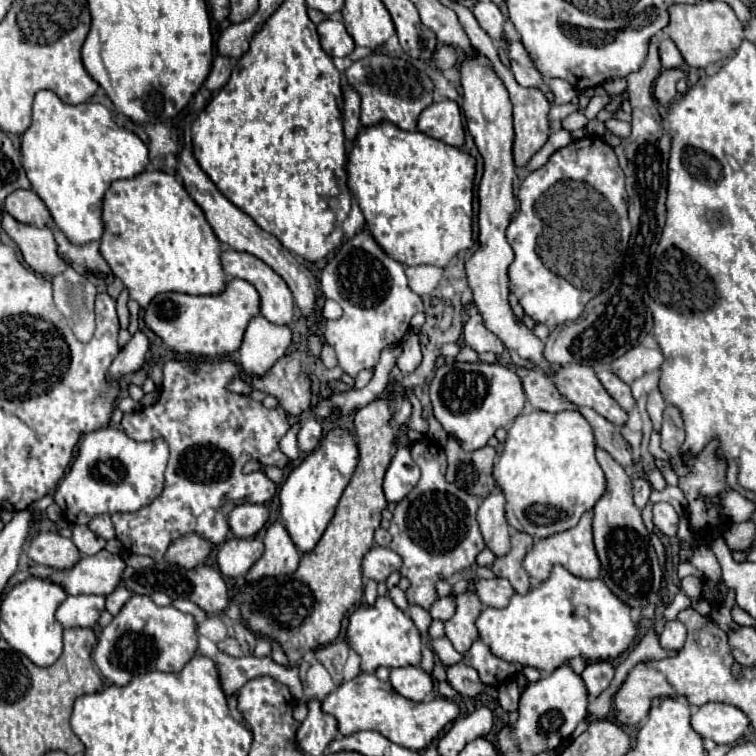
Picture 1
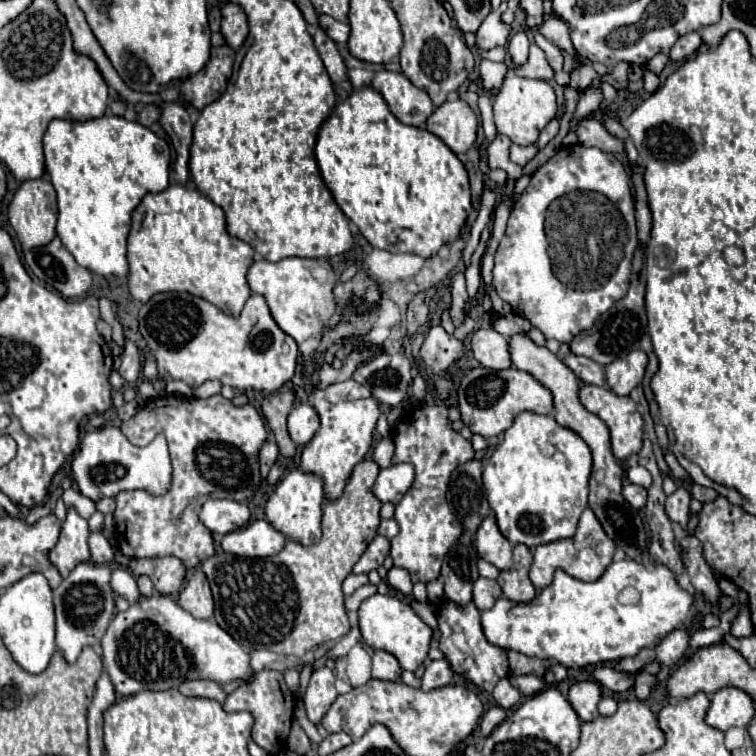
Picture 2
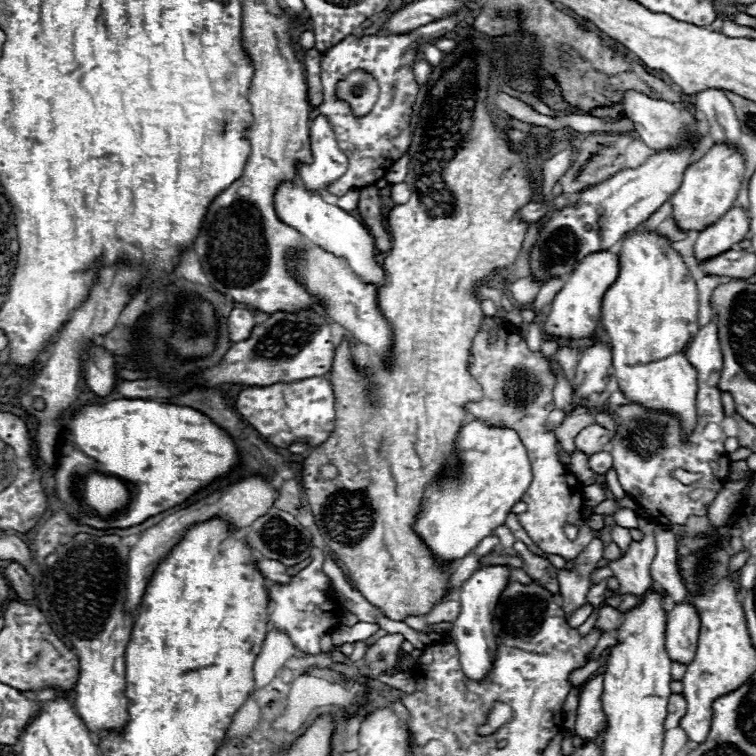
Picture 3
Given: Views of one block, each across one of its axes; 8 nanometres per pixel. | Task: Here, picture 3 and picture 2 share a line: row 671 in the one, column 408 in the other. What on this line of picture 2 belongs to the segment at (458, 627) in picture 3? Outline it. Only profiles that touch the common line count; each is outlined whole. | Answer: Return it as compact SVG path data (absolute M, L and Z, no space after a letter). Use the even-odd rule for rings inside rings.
M394 464L390 468L380 470L372 492L380 502L398 504L402 500L402 494L410 490L412 482L414 482L414 466Z

